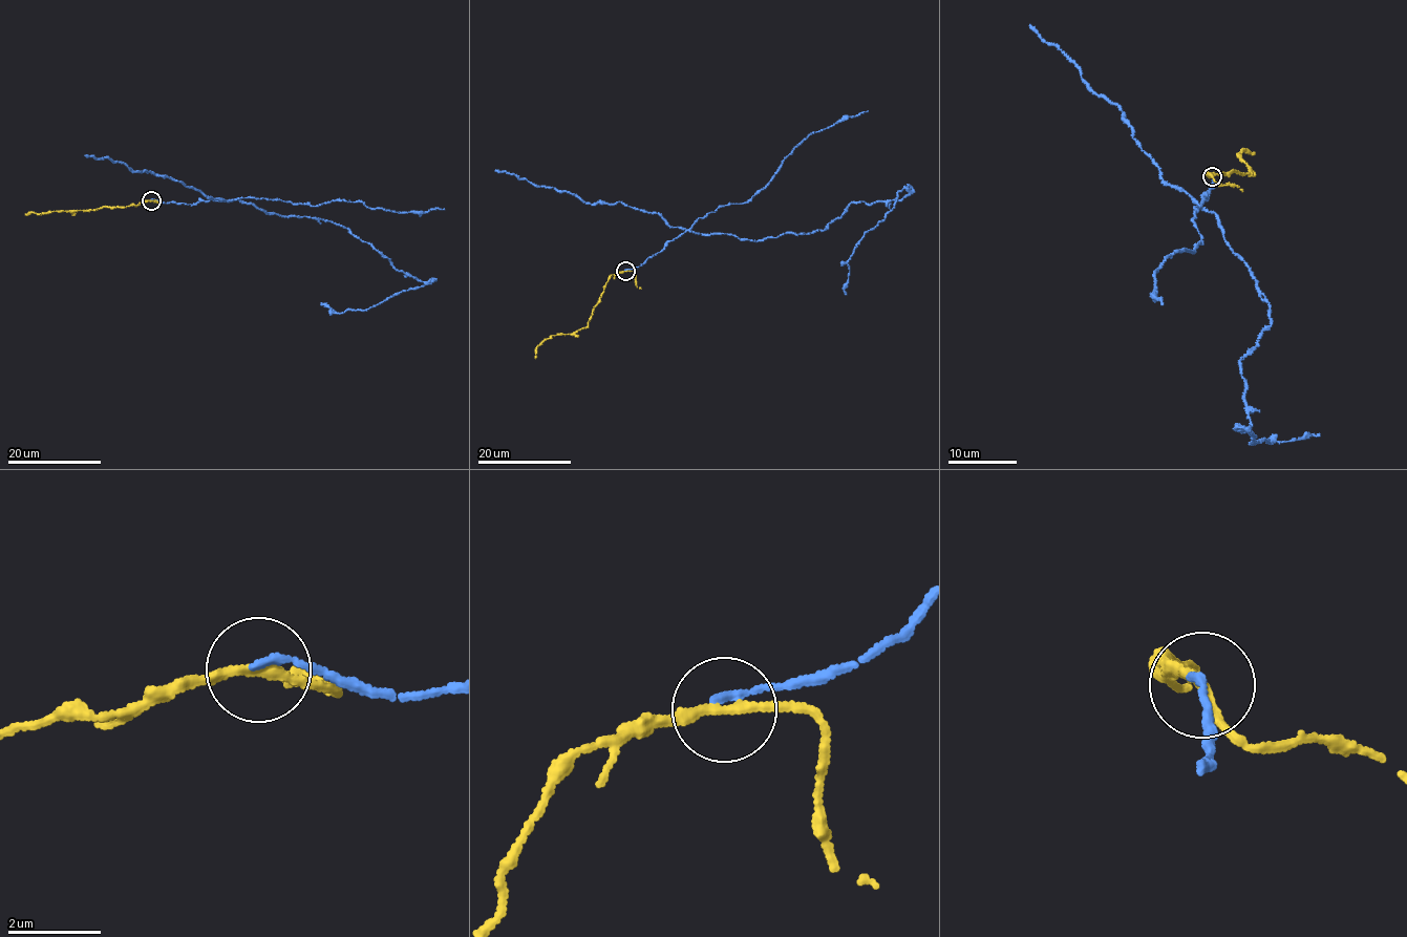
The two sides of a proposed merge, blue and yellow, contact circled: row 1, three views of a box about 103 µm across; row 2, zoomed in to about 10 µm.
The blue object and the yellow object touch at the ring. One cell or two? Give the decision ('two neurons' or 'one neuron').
two neurons

